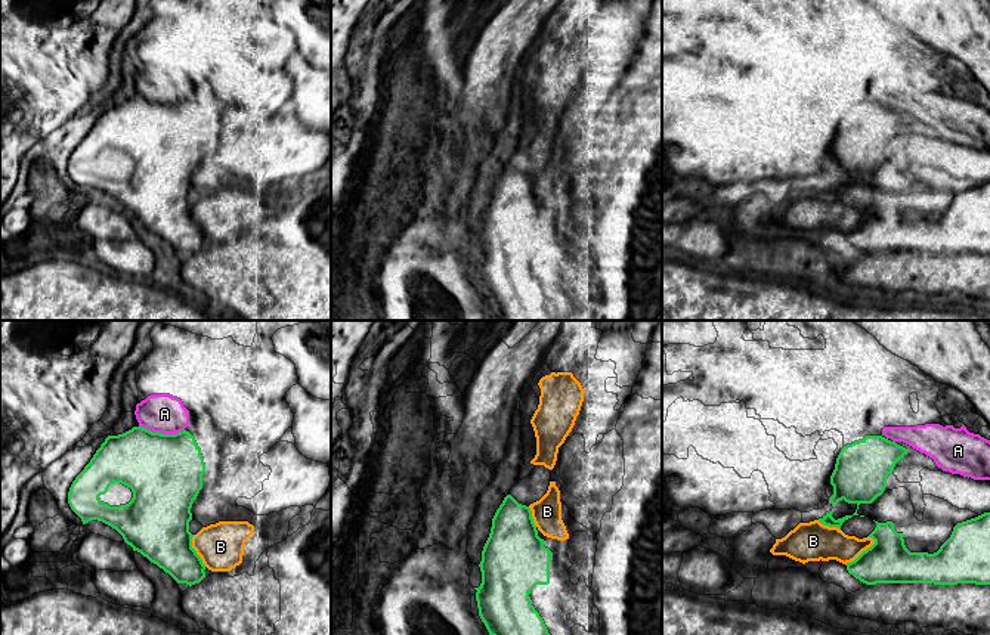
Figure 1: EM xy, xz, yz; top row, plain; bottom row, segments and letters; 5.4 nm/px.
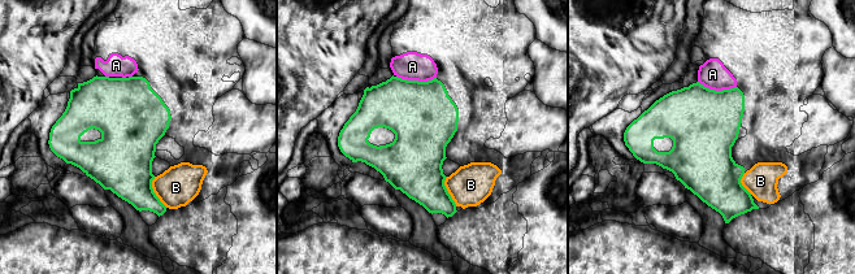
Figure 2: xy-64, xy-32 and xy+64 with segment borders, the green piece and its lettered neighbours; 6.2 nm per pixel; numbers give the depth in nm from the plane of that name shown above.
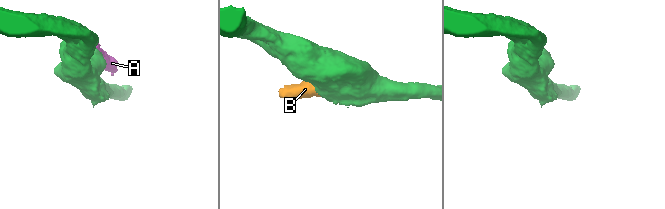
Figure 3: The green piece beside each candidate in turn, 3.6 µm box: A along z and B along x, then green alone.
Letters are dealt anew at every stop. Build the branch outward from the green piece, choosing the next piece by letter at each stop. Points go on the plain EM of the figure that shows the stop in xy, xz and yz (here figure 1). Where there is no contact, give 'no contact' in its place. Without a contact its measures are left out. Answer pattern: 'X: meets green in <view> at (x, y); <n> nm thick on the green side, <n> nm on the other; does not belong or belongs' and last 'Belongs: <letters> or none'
A: meets green in xy at (160, 102); 420 nm thick on the green side, 220 nm on the other; does not belong
B: meets green in yz at (862, 222); 240 nm thick on the green side, 190 nm on the other; belongs
Belongs: B

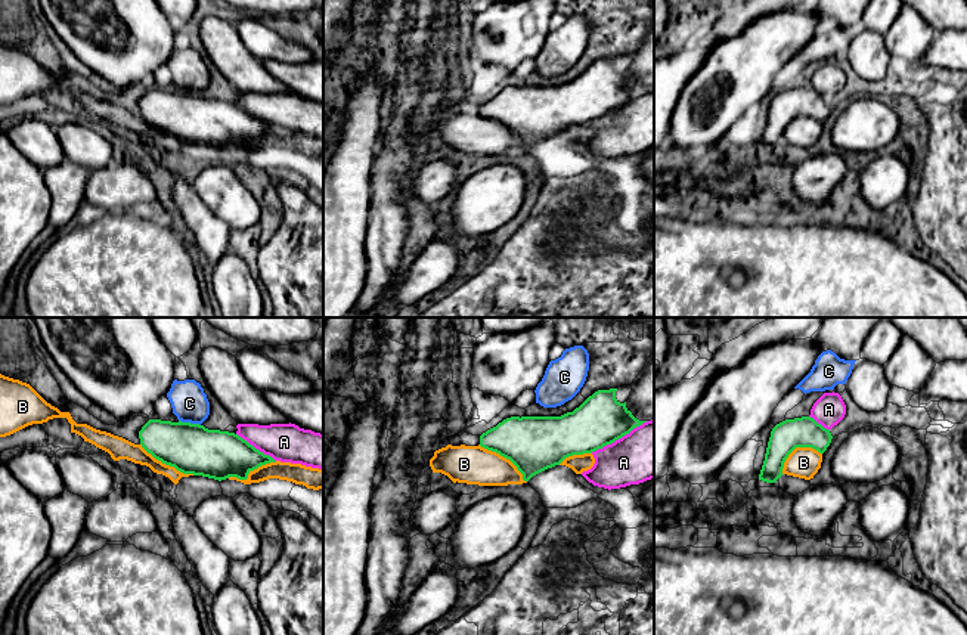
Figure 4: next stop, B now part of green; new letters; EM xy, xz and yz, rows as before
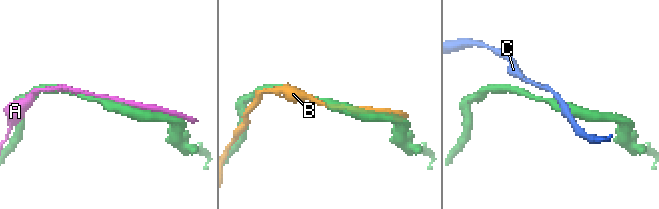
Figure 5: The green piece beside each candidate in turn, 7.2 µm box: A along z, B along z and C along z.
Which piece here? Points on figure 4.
A: meets green in xz at (619, 107); 280 nm thick on the green side, 300 nm on the other; does not belong
B: meets green in xy at (167, 133); 280 nm thick on the green side, 110 nm on the other; does not belong
C: meets green in xy at (189, 92); 280 nm thick on the green side, 200 nm on the other; does not belong
Belongs: none

